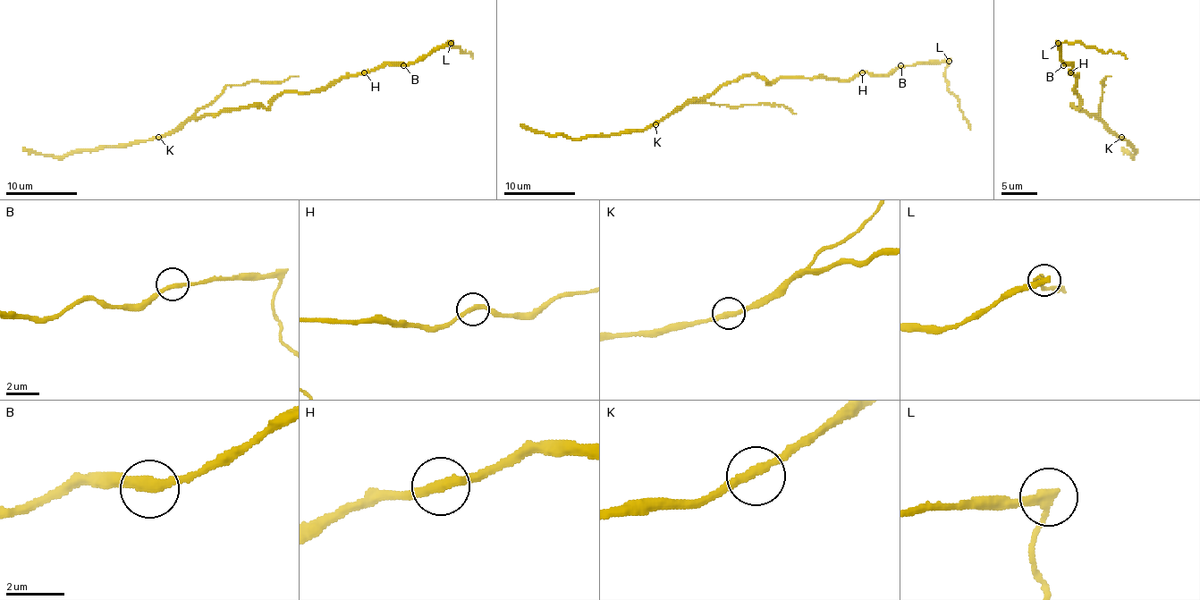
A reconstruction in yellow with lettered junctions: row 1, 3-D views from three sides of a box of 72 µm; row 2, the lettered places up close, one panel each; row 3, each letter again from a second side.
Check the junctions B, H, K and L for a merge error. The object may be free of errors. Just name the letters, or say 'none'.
L

